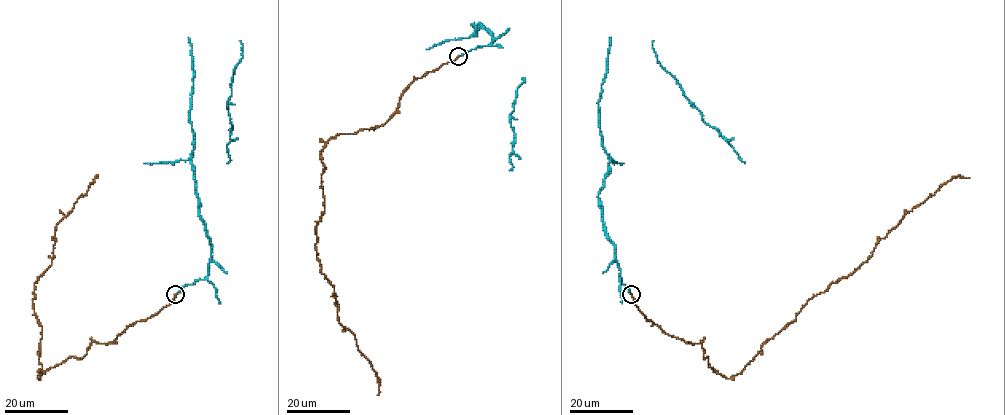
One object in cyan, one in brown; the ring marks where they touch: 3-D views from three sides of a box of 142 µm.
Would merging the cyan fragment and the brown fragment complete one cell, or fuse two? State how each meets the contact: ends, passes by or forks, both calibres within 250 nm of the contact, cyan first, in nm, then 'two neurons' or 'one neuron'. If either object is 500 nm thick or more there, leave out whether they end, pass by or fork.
cyan ends there; brown ends there; 180 nm thick on the cyan side, 190 nm on the other; one neuron

